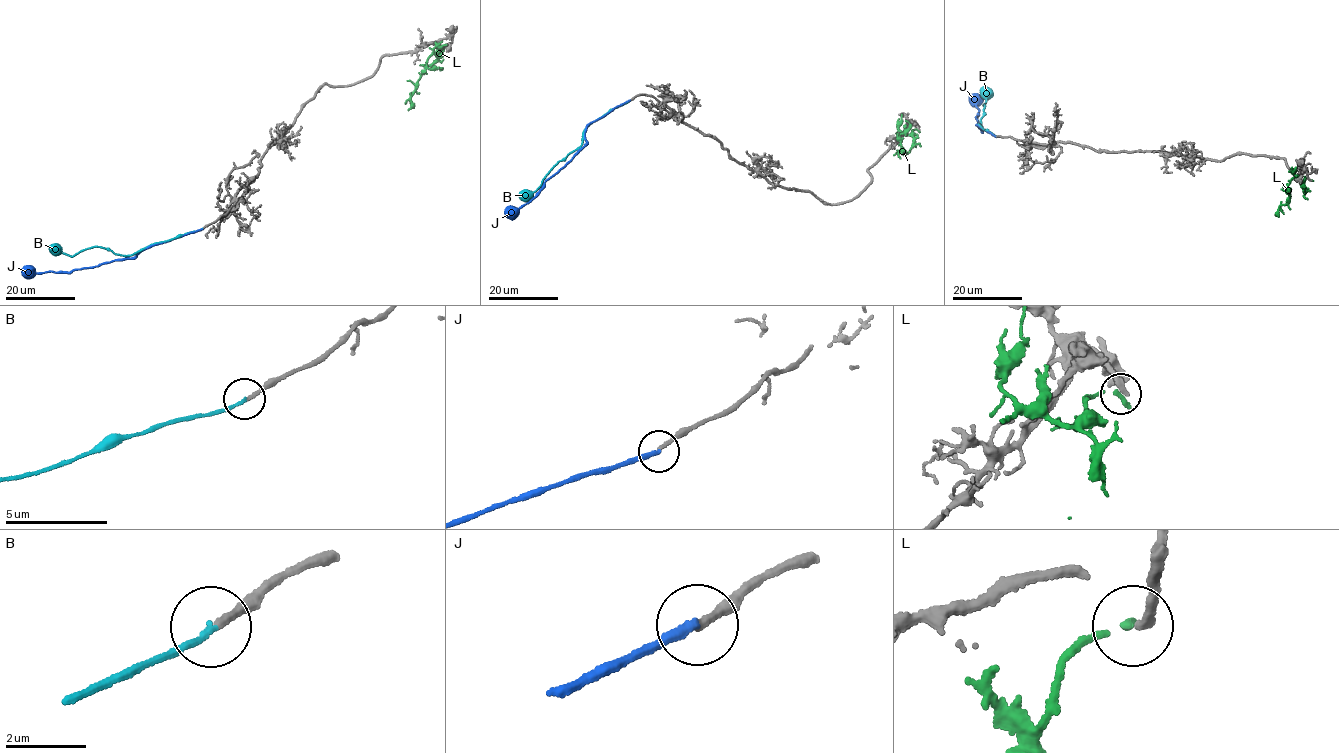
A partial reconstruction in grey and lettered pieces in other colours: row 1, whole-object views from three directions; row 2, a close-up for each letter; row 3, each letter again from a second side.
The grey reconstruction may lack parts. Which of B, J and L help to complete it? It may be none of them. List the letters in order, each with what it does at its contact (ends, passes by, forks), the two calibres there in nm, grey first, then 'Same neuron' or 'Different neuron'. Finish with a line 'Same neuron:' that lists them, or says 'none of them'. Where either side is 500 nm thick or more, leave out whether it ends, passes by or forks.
B: It ends there. Thickness 170 nm (grey) against 140 nm. Same neuron
J: It ends there. Thickness 160 nm (grey) against 240 nm. Different neuron
L: It ends there. Thickness 240 nm (grey) against 200 nm. Different neuron
Same neuron: B

